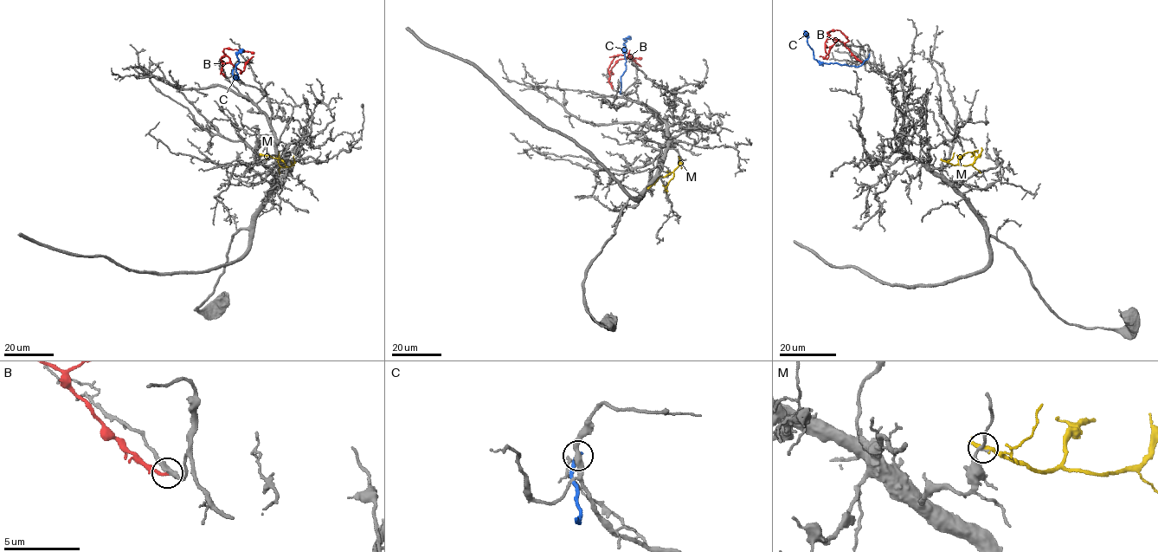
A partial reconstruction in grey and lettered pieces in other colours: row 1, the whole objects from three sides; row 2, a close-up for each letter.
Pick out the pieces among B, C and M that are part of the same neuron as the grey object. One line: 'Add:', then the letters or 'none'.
Add: none

